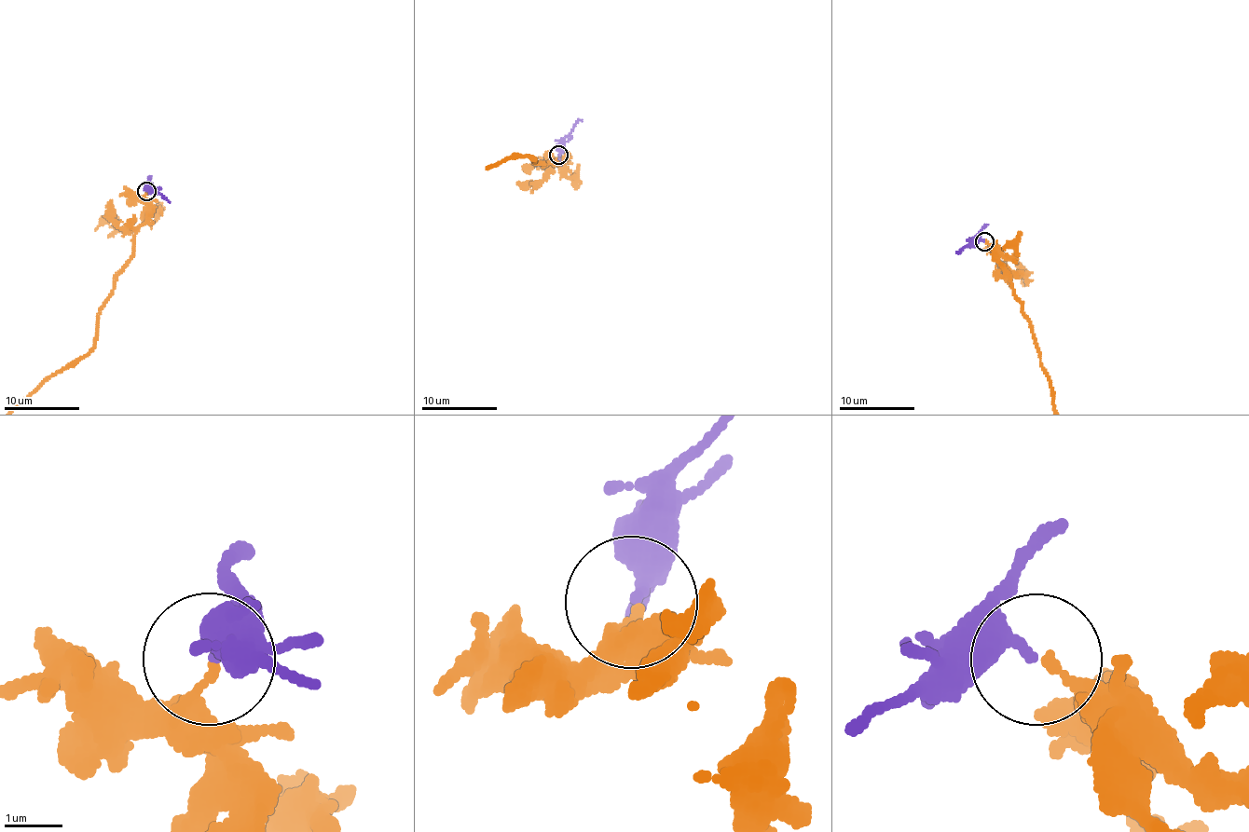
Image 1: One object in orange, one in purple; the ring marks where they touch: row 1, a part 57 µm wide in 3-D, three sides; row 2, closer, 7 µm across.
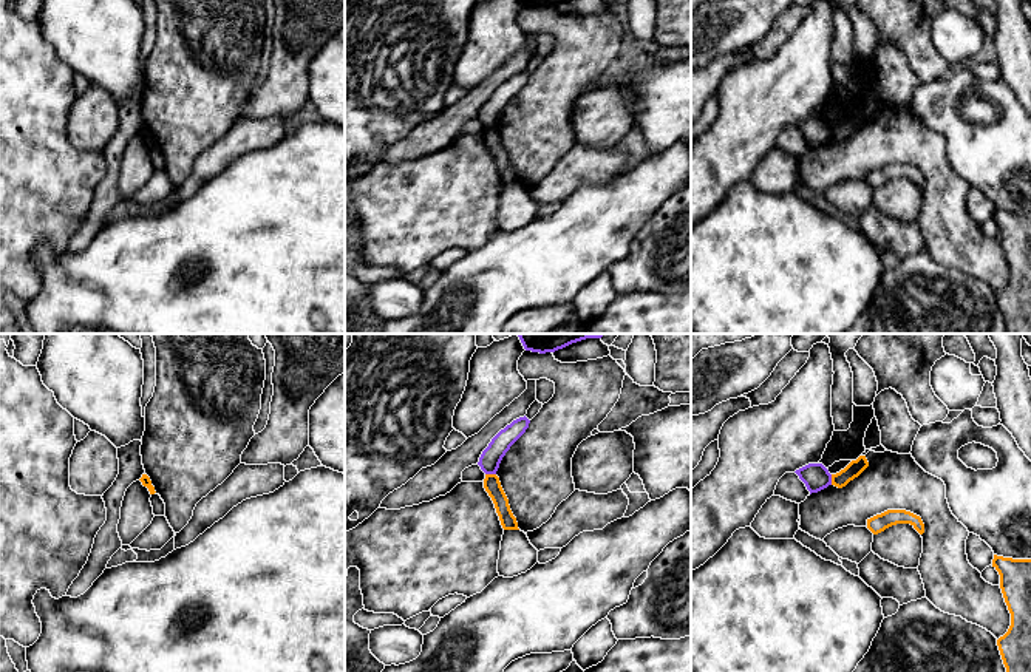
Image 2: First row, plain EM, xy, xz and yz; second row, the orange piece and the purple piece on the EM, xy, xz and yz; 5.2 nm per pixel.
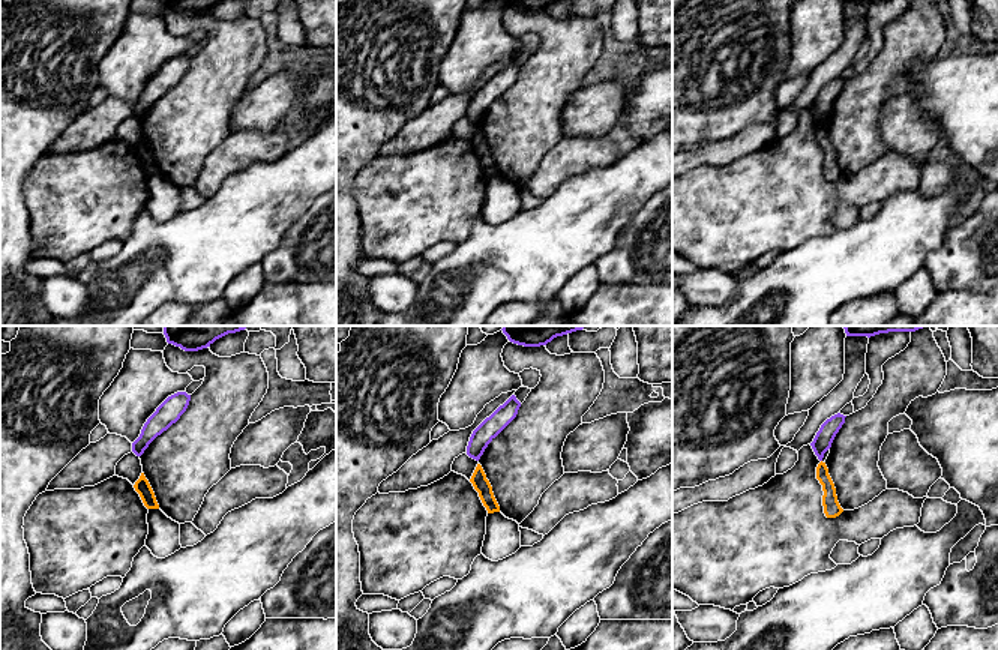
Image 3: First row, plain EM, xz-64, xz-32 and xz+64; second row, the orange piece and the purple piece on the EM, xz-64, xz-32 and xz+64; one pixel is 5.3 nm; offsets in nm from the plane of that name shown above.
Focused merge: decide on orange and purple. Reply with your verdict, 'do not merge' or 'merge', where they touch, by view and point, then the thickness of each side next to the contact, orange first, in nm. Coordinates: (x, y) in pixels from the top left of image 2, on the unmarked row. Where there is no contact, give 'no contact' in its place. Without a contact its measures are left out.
do not merge | xz (490, 128) | 90/110 nm

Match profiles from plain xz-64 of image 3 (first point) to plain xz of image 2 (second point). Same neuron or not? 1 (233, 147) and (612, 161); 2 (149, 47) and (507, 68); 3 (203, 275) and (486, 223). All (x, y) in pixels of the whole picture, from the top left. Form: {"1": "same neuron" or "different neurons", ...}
{"1": "same neuron", "2": "different neurons", "3": "different neurons"}

